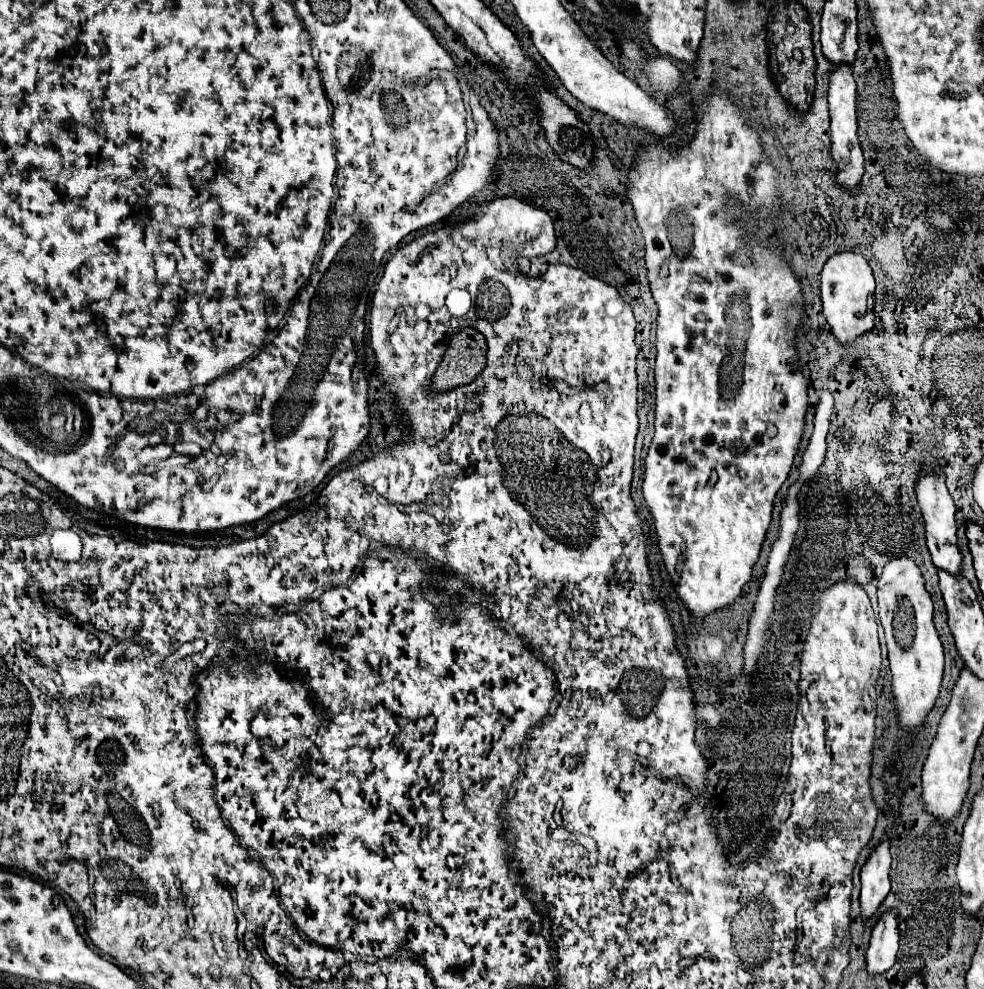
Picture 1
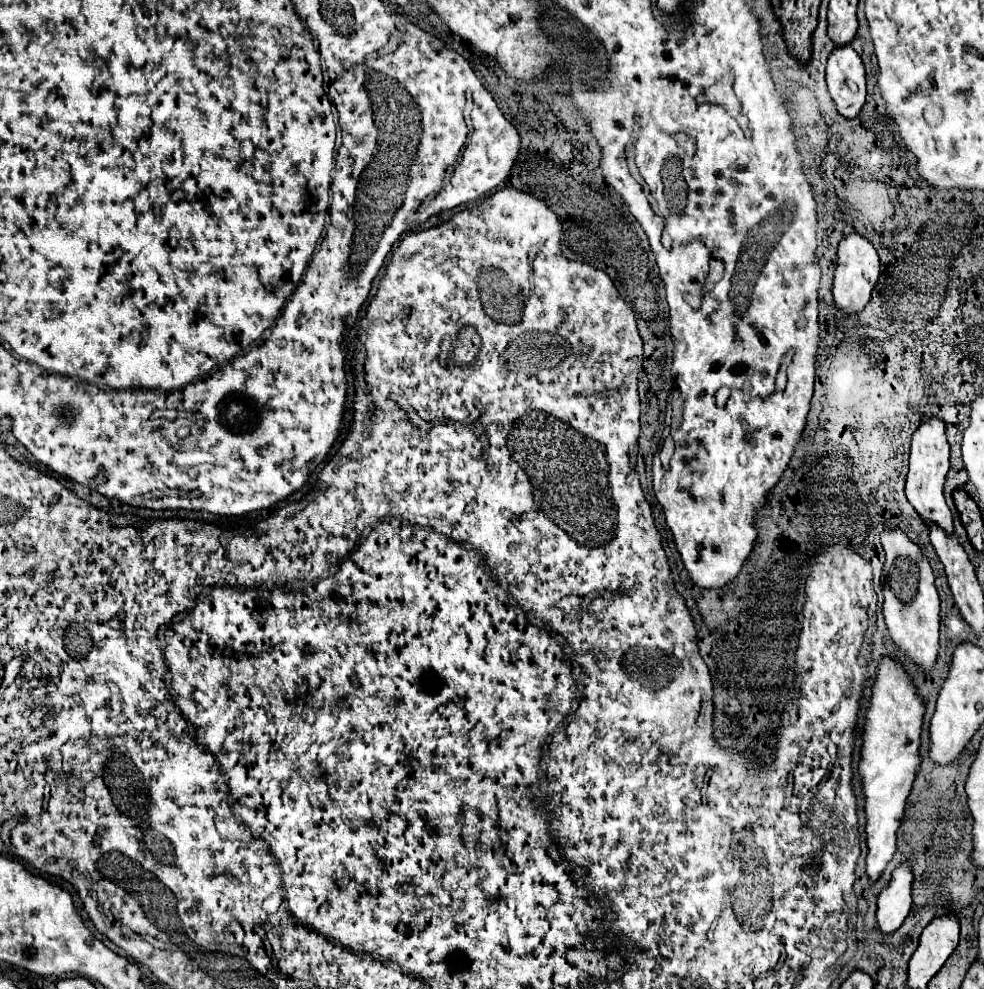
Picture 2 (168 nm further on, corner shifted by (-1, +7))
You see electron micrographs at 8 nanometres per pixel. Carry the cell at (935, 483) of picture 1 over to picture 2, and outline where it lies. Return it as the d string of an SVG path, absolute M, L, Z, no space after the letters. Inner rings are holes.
M938 416L922 418L910 444L910 472L906 478L906 498L924 520L932 520L944 532L952 534L952 514L942 494L948 470L950 470L950 446L946 440L946 424Z

